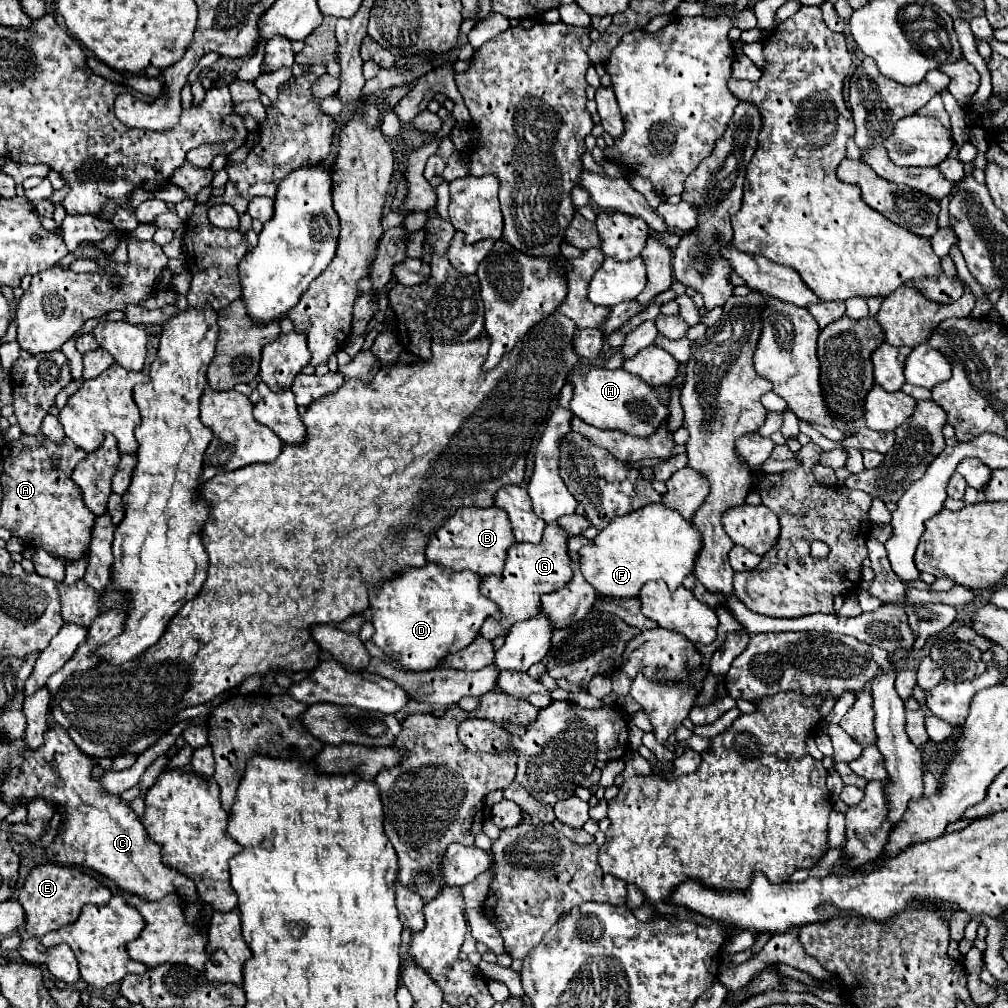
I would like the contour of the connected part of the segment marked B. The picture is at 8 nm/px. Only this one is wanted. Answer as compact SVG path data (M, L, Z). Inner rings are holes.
M459 507L447 523L437 531L437 535L431 537L427 545L427 559L445 567L451 567L455 571L473 571L481 577L495 575L503 569L507 549L515 543L515 537L511 535L511 523L507 519L507 513L499 507Z

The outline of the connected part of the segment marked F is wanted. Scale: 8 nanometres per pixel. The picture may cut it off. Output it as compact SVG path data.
M649 503L643 509L631 511L623 517L615 517L599 535L593 545L583 547L579 567L585 579L603 597L637 597L641 587L651 579L667 581L667 587L675 591L683 579L693 571L697 555L701 551L701 533L681 517L677 509L663 503Z

